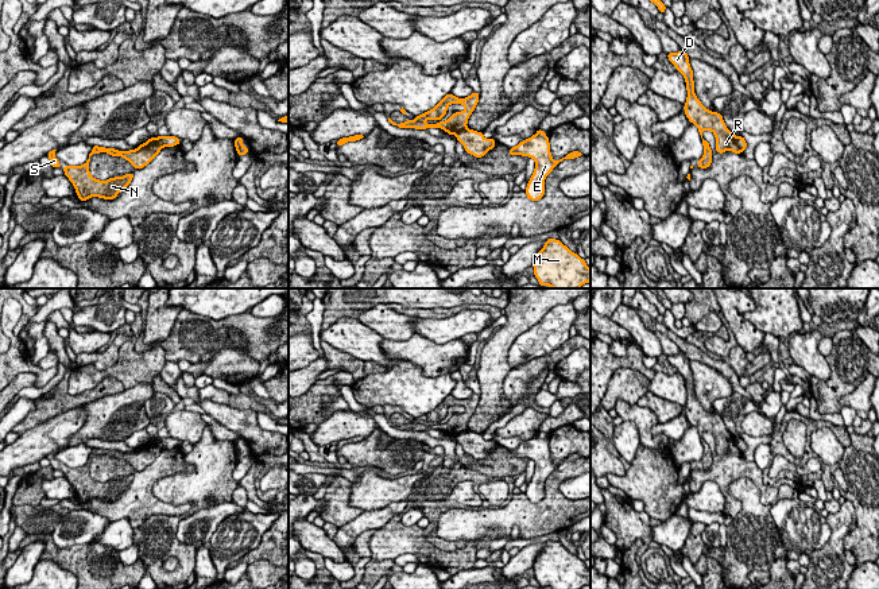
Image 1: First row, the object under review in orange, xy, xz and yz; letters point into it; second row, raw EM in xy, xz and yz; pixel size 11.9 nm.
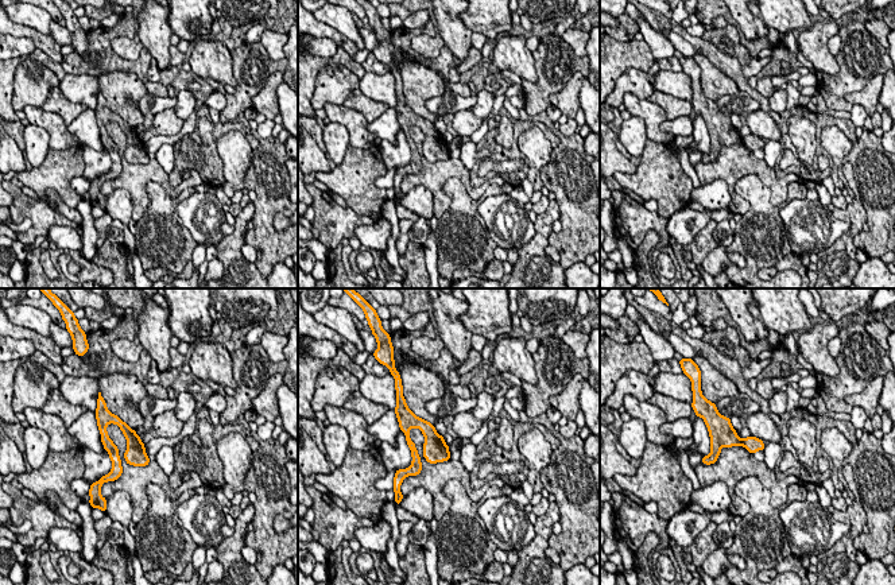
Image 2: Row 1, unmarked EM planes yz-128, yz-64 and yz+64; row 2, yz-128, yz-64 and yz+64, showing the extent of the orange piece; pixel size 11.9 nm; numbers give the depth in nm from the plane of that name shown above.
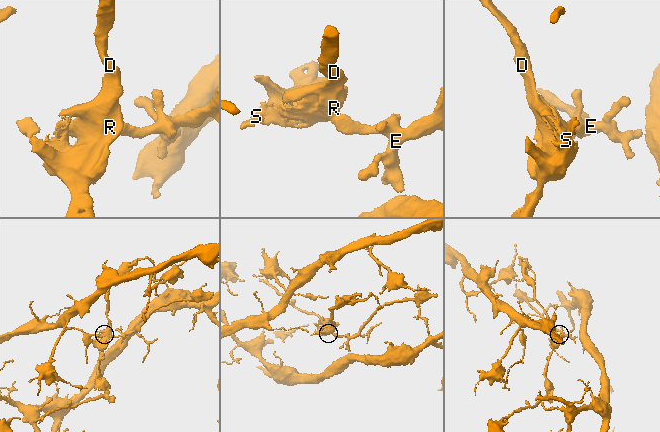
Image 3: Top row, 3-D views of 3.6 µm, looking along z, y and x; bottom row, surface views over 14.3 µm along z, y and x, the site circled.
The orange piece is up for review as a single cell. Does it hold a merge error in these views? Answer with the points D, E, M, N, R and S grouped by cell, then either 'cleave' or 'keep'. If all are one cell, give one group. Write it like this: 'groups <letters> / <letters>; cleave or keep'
groups D N R S / E M; cleave

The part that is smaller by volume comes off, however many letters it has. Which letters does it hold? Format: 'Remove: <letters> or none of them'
Remove: D, N, R, S

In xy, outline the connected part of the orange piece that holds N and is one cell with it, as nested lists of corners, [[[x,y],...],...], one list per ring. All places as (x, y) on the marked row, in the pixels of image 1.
[[[150,137],[146,143],[138,146],[136,150],[129,151],[119,151],[115,148],[93,146],[92,152],[89,154],[89,159],[81,166],[67,164],[63,167],[54,156],[57,150],[47,152],[47,156],[50,158],[50,164],[54,168],[61,167],[65,171],[65,175],[75,189],[75,194],[80,197],[80,202],[82,202],[92,197],[115,199],[133,178],[133,173],[129,173],[123,177],[109,178],[107,181],[94,179],[89,171],[89,162],[93,154],[107,152],[112,156],[121,156],[135,168],[140,170],[147,166],[160,152],[160,150],[162,147],[158,143],[158,137]]]

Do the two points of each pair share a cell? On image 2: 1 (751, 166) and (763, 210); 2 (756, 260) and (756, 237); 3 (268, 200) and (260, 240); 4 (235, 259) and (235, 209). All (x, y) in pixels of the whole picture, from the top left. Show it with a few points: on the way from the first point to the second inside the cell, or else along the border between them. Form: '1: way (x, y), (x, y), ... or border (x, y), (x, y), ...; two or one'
1: border (733, 185), (746, 175), (756, 175), (771, 193); two
2: way (756, 255), (756, 243); one
3: way (264, 209), (263, 231); one
4: border (250, 201), (235, 217); two

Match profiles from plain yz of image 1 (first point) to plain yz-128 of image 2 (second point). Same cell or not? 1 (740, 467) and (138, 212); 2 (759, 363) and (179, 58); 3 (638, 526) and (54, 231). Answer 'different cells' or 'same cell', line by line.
1: same cell
2: same cell
3: different cells

